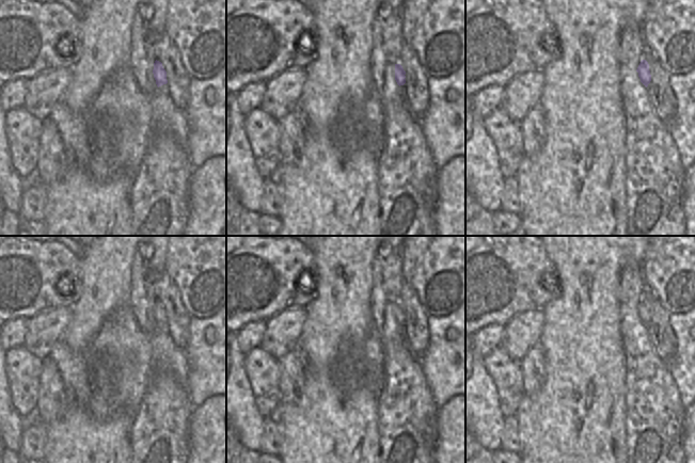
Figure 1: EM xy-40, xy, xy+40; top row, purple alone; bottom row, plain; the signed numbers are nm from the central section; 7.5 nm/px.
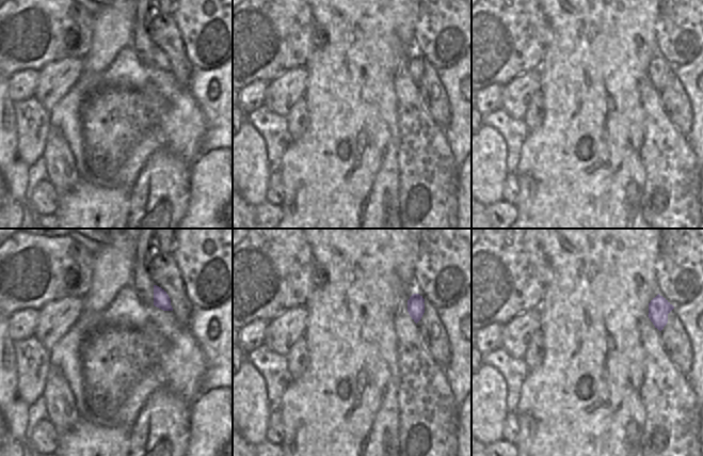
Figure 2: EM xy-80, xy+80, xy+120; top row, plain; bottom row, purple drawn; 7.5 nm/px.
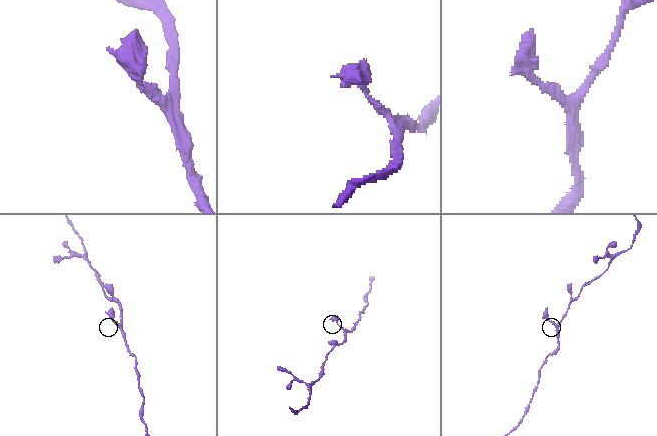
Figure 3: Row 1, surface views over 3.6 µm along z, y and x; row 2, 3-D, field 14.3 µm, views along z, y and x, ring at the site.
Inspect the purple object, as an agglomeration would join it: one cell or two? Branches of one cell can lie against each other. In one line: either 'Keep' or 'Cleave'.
Keep

